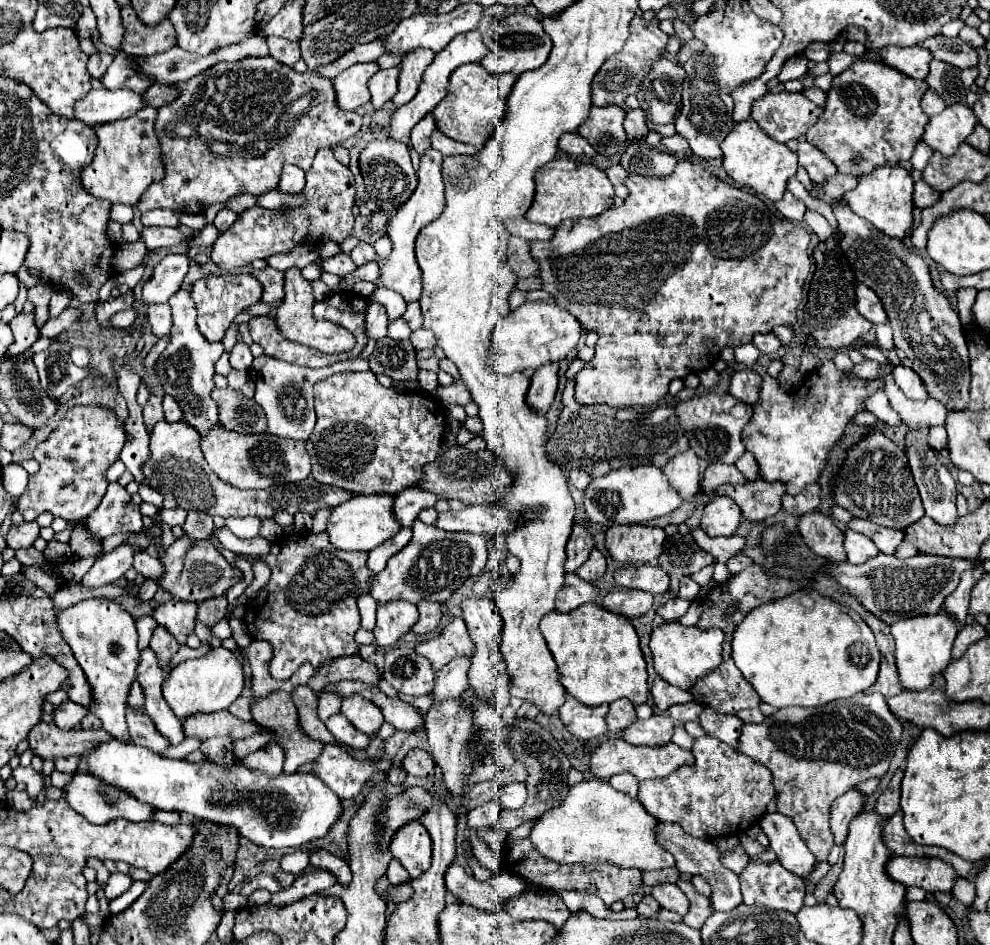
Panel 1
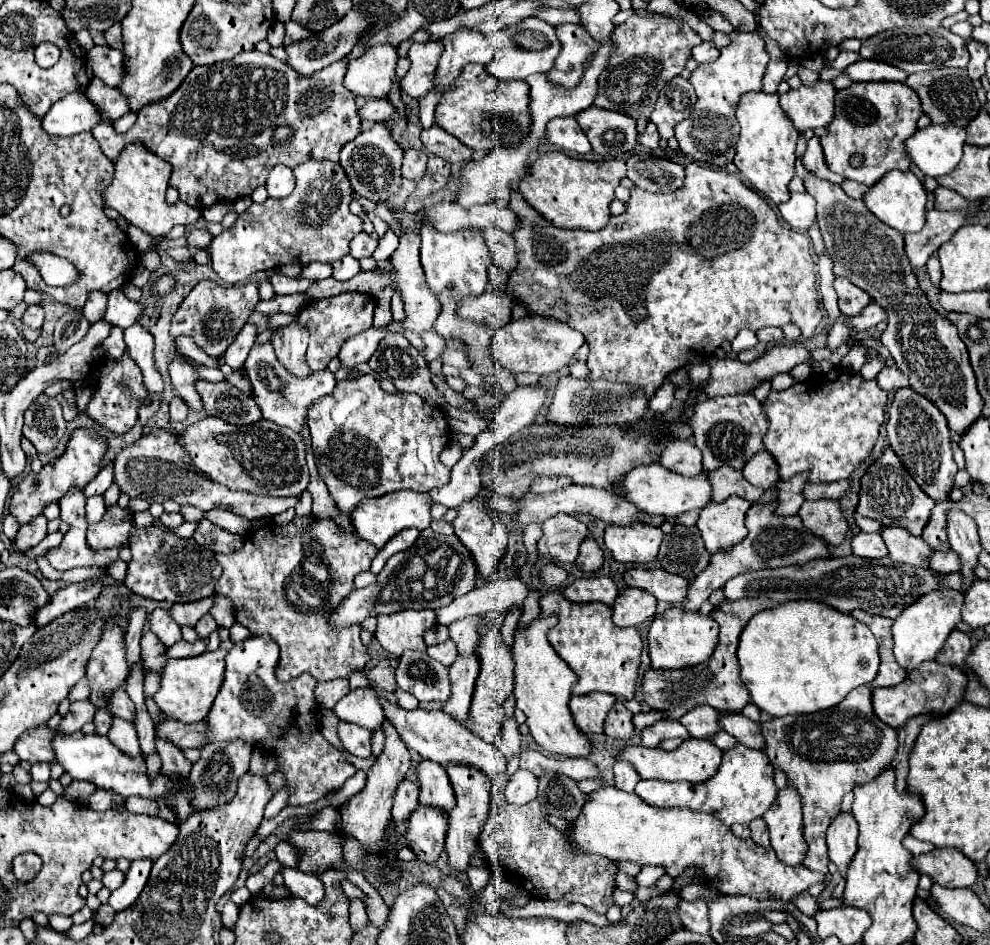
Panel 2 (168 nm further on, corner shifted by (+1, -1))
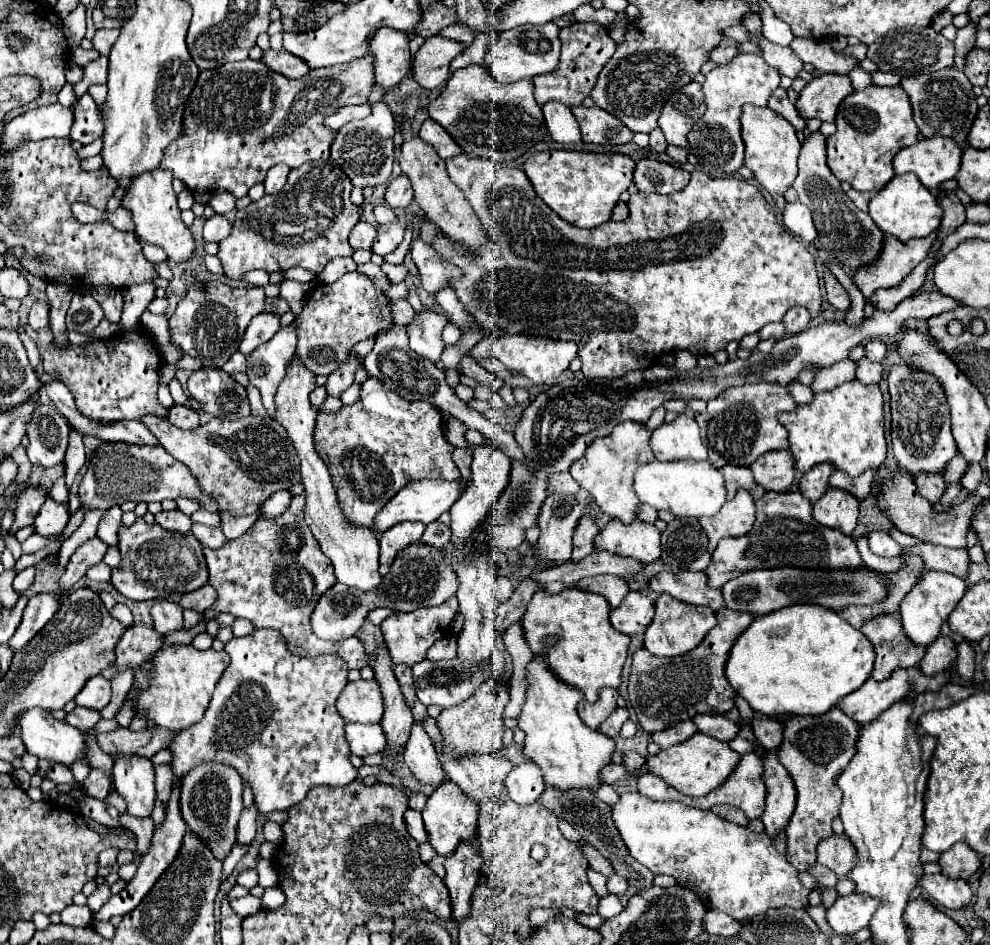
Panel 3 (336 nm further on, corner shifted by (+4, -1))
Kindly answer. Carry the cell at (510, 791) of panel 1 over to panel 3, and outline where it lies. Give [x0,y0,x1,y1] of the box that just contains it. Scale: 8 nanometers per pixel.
[506,760,544,804]

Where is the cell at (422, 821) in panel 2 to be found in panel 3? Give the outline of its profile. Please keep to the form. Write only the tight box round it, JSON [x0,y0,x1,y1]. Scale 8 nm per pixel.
[422,782,478,856]

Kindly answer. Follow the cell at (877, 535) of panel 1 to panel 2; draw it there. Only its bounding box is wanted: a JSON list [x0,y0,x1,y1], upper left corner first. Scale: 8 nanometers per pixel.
[879,526,931,566]

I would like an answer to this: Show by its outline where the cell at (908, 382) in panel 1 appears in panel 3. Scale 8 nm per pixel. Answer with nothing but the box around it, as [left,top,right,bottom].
[856,358,882,384]

